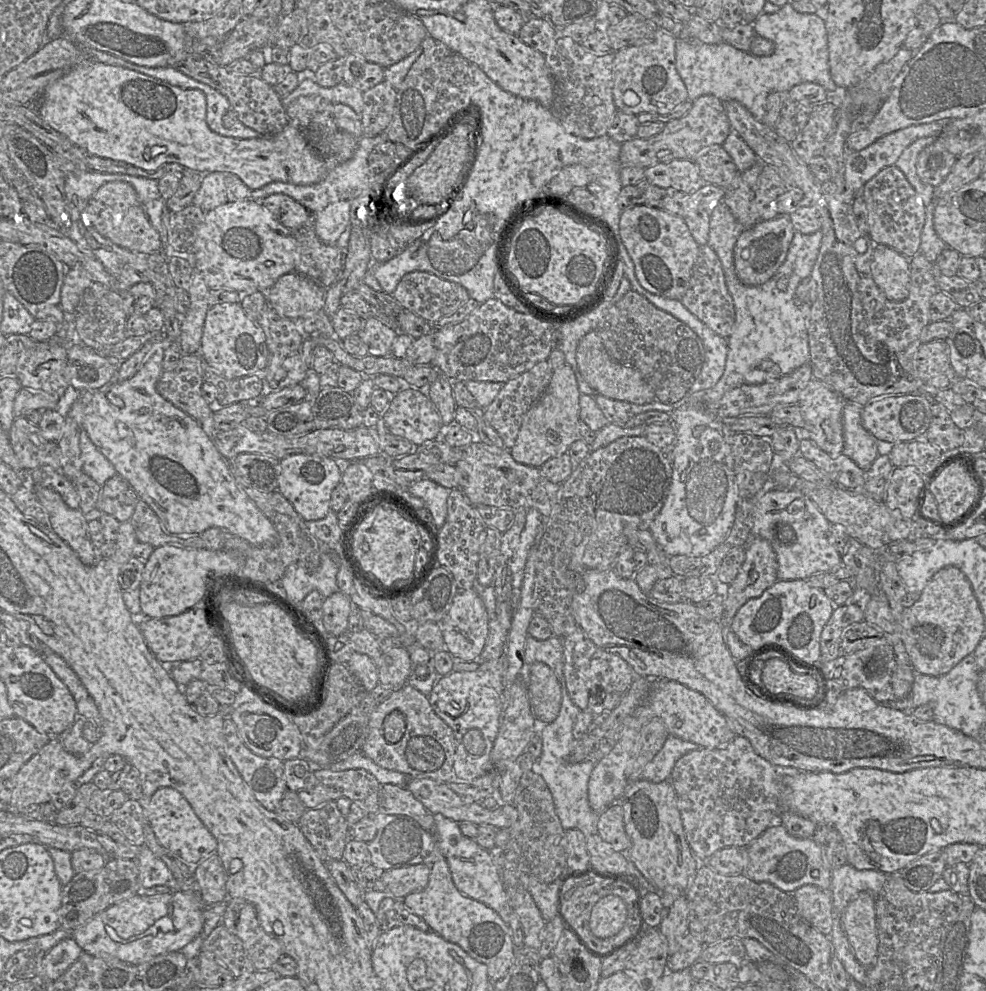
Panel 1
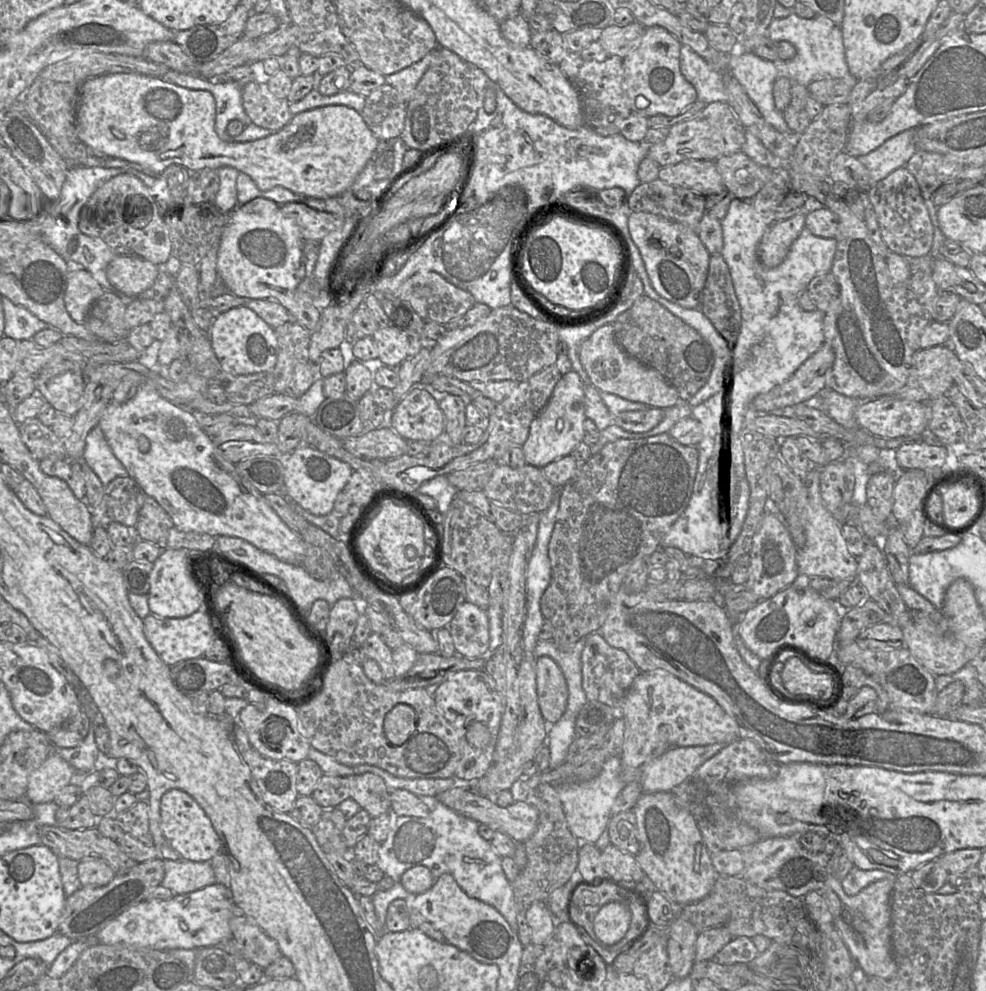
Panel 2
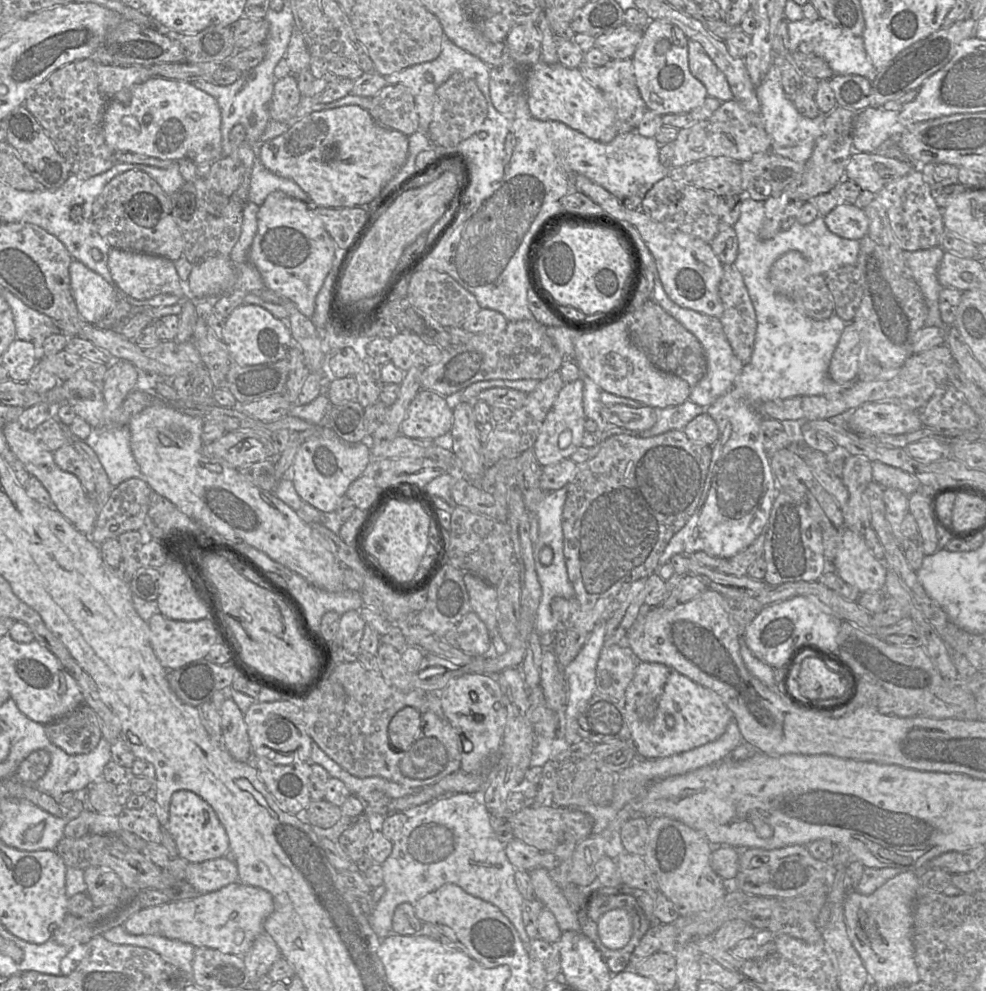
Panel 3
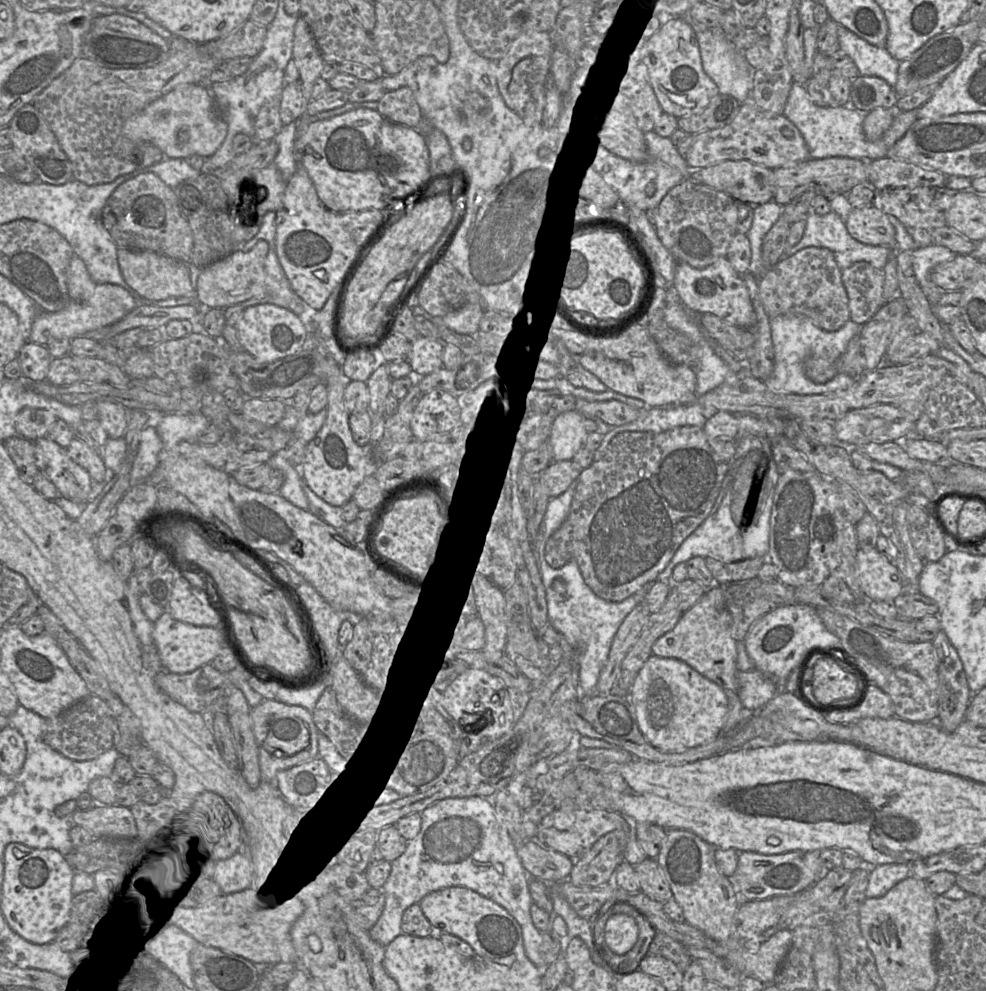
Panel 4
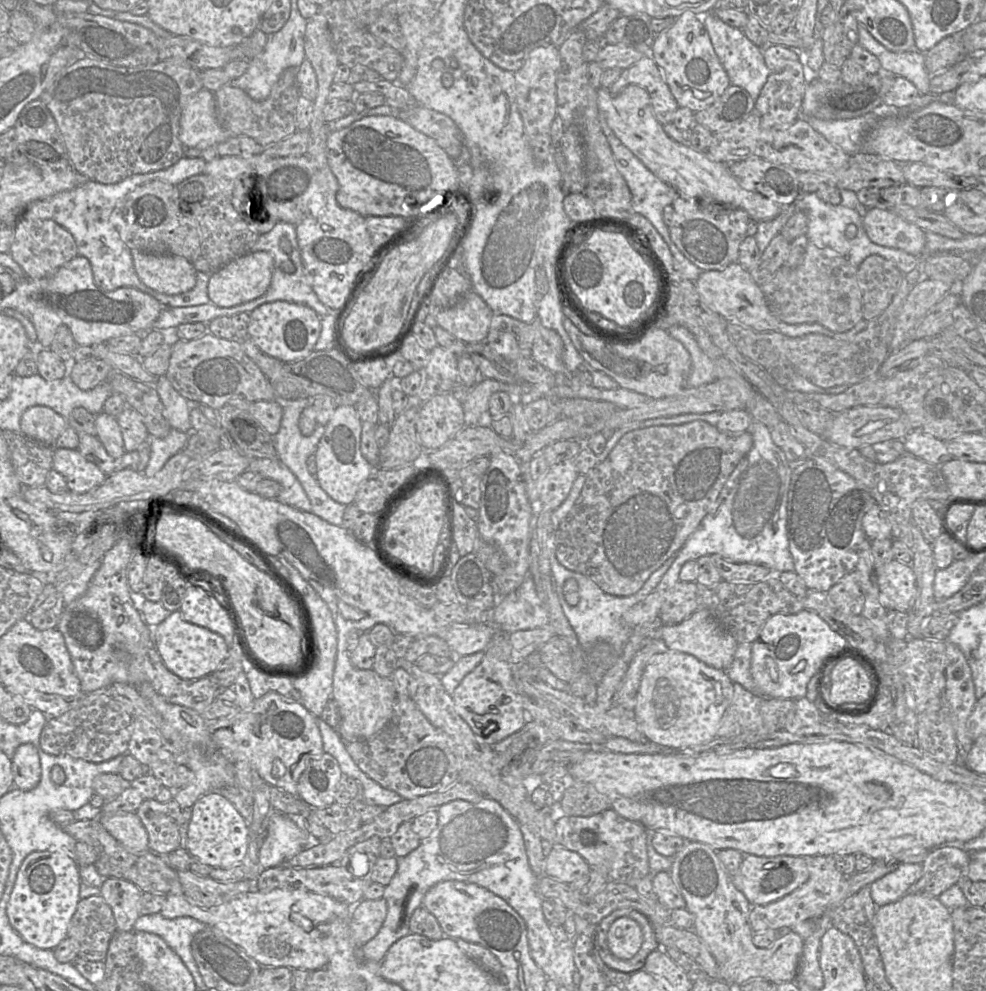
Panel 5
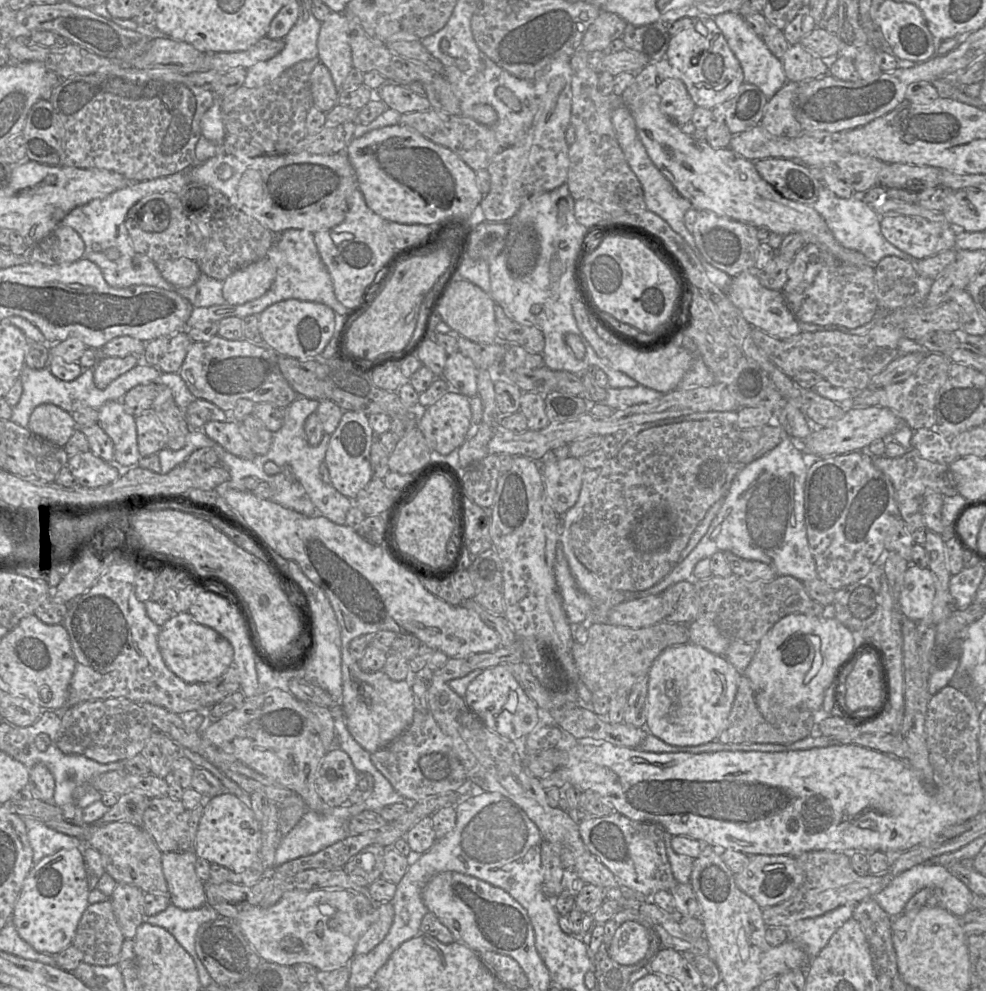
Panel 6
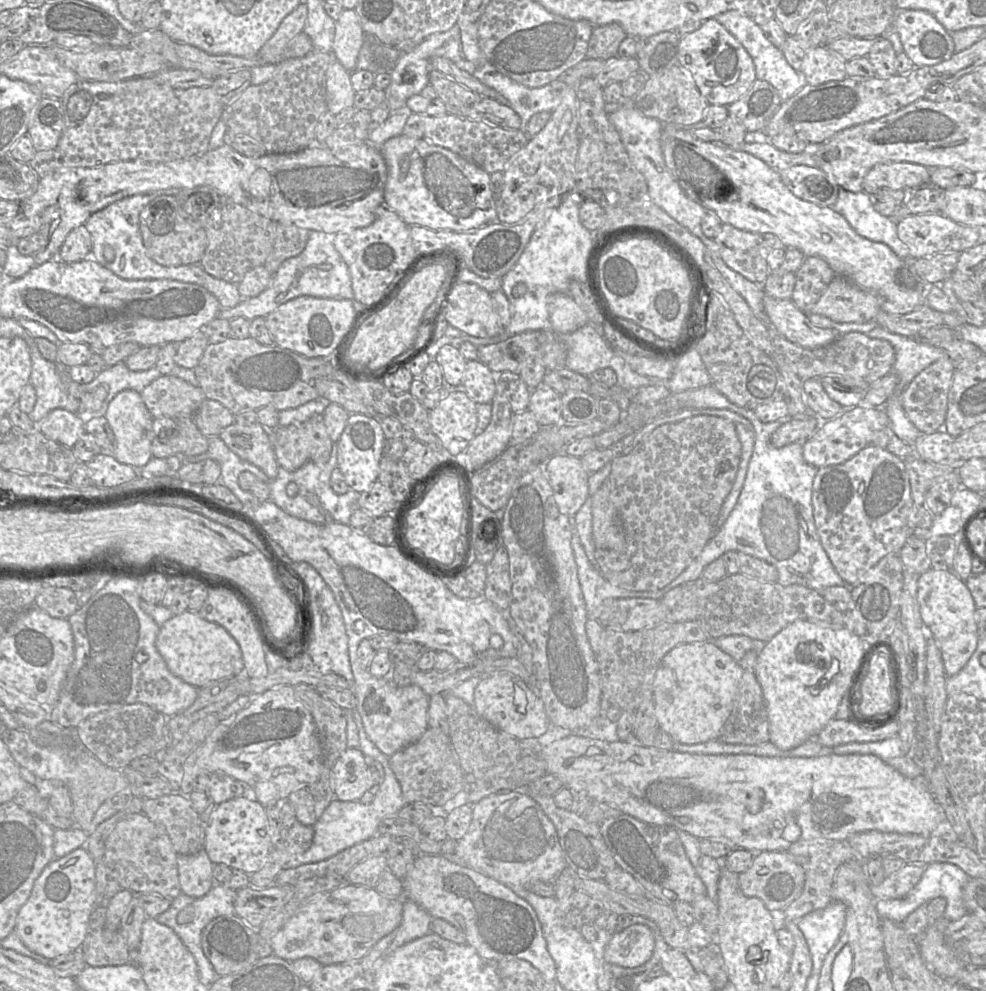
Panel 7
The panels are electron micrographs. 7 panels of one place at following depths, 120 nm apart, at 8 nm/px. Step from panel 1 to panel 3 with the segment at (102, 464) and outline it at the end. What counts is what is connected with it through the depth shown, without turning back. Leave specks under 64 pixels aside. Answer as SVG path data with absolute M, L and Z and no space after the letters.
M107 426L94 429L86 440L96 452L113 487L130 478L142 478L139 464L133 455L128 426Z

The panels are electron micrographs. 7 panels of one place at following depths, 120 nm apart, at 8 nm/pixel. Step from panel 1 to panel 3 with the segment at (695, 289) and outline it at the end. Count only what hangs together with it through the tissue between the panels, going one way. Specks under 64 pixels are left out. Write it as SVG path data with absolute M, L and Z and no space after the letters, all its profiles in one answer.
M734 264L723 265L719 296L723 305L719 320L724 334L739 360L745 365L753 353L757 319L743 277Z

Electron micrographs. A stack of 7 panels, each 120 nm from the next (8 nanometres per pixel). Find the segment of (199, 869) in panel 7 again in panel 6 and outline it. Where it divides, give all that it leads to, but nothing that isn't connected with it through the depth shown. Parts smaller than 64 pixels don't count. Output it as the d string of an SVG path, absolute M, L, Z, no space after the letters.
M193 850L163 853L161 857L162 870L168 885L168 895L171 904L182 910L197 909L206 902L204 882L198 878L195 864L198 857Z

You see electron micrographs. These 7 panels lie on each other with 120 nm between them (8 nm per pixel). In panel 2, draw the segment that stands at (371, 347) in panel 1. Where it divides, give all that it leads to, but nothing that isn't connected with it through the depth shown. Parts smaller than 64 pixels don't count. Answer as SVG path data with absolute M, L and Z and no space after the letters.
M387 326L379 328L373 335L378 348L378 359L382 365L397 368L408 358L409 337Z

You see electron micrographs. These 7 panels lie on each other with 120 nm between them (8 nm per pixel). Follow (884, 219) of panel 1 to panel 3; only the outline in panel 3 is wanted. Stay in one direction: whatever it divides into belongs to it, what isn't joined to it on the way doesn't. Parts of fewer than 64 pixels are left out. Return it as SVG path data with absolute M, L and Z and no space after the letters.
M918 169L888 183L875 194L889 219L892 231L903 251L918 251L940 246L944 231L942 209L935 202L932 189Z

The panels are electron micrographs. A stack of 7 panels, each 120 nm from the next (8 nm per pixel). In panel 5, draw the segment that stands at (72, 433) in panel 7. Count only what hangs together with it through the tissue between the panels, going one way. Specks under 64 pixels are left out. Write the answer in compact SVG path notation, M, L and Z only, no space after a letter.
M32 406L20 419L20 433L46 445L55 445L68 426L66 418L46 406Z

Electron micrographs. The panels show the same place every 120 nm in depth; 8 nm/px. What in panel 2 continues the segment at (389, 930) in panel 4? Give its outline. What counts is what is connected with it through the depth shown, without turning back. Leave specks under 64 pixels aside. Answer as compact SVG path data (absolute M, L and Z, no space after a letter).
M439 801L427 817L398 816L395 819L393 829L380 845L376 863L395 883L387 891L378 891L372 896L376 915L383 929L390 903L396 899L415 896L401 885L403 873L414 866L426 866L431 871L434 882L444 873L452 875L467 896L494 907L507 921L513 933L518 934L516 904L511 883L502 869L502 857L479 834L479 825L475 820L457 813Z

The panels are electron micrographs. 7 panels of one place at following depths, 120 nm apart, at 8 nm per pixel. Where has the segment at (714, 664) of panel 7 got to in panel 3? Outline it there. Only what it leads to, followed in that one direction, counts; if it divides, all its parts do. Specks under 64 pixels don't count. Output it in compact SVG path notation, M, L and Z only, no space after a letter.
M638 662L623 700L639 758L667 757L712 742L732 720L730 710L717 693L660 663Z

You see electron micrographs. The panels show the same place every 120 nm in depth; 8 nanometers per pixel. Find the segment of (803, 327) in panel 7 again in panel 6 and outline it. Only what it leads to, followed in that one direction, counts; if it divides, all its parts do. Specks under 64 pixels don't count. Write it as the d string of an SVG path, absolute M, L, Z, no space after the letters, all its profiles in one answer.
M744 271L732 277L726 292L729 299L753 328L759 328L779 339L788 338L801 332L799 321L787 307L783 292L764 287L755 271Z

